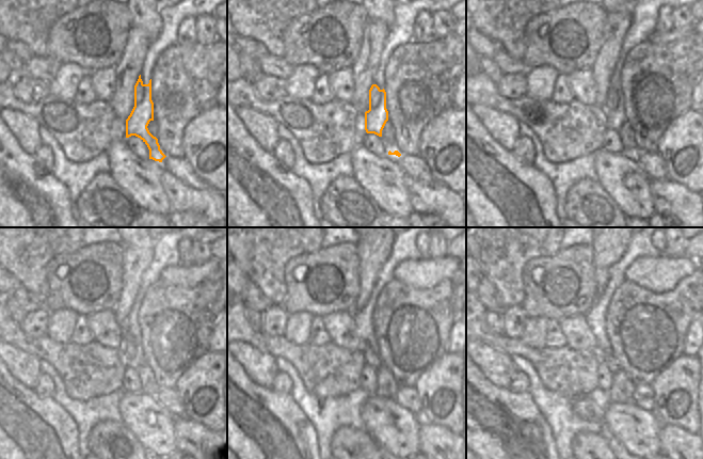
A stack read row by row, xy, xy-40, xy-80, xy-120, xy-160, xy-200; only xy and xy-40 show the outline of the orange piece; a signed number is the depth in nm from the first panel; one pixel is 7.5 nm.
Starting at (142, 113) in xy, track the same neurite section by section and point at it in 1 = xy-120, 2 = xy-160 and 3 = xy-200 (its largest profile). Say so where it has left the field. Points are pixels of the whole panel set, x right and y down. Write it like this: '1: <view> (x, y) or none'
1: xy-120 (133, 354)
2: xy-160 (371, 359)
3: xy-200 (607, 358)

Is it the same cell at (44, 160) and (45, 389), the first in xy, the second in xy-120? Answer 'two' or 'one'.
one

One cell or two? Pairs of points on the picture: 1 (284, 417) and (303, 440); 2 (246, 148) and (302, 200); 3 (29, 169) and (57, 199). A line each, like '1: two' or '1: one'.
1: one
2: one
3: one

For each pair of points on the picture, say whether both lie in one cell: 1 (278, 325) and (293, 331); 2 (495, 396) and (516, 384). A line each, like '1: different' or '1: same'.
1: different
2: different

